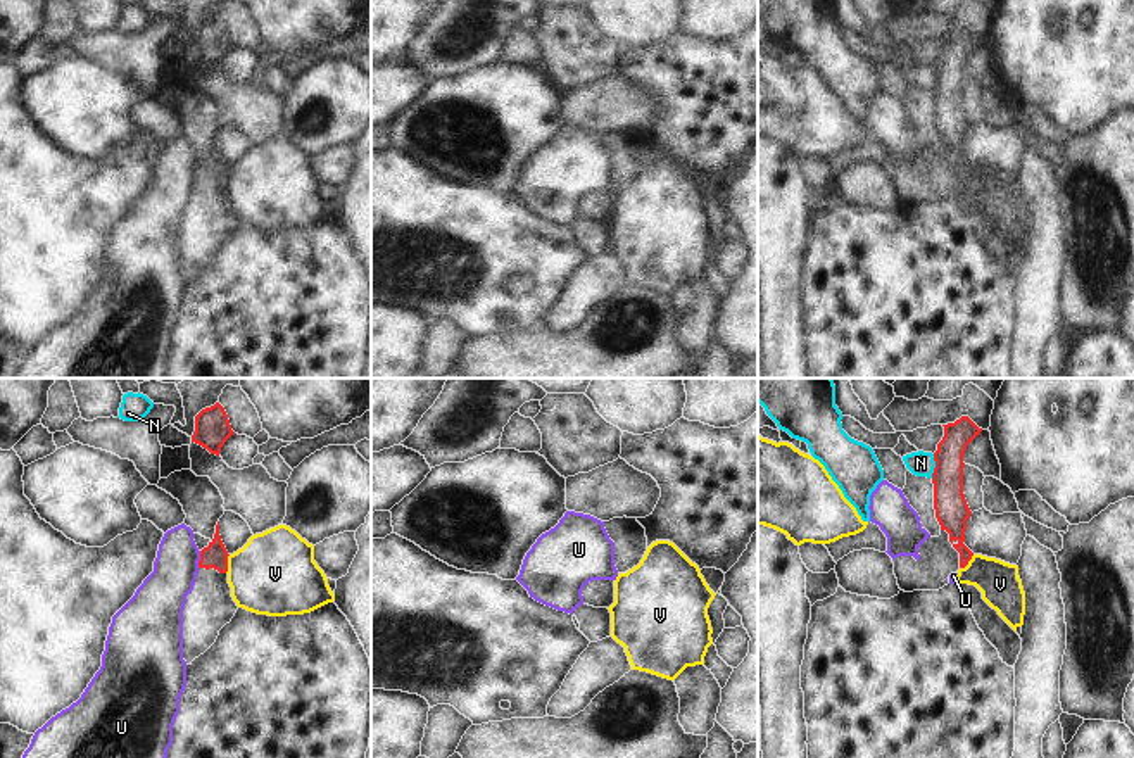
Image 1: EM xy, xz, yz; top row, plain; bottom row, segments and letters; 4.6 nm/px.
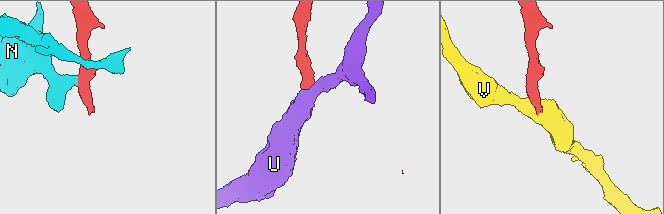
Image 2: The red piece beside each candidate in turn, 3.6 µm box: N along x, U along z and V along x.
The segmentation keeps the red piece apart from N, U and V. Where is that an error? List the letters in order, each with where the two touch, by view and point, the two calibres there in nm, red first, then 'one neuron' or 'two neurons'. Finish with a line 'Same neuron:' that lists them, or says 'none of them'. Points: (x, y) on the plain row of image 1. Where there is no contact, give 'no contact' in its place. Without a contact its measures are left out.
N: contact yz (936, 80); calibres 160 and 120 nm; two neurons
U: contact xy (201, 173); calibres 110 and 220 nm; two neurons
V: contact xy (226, 176); calibres 110 and 380 nm; two neurons
Same neuron: none of them

